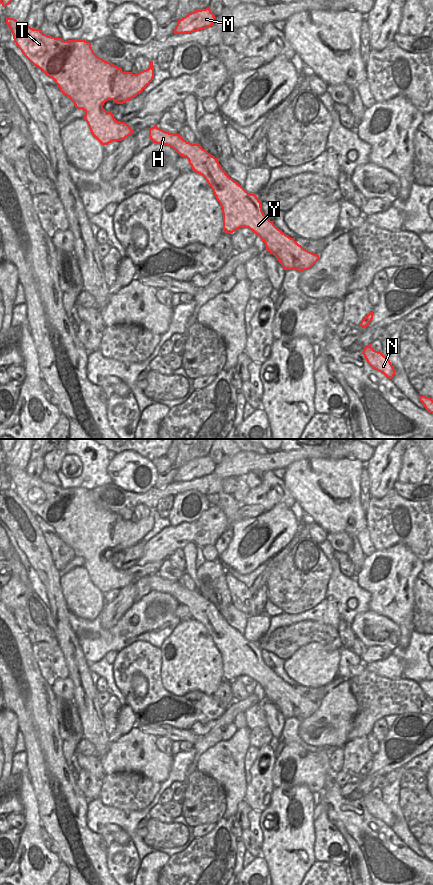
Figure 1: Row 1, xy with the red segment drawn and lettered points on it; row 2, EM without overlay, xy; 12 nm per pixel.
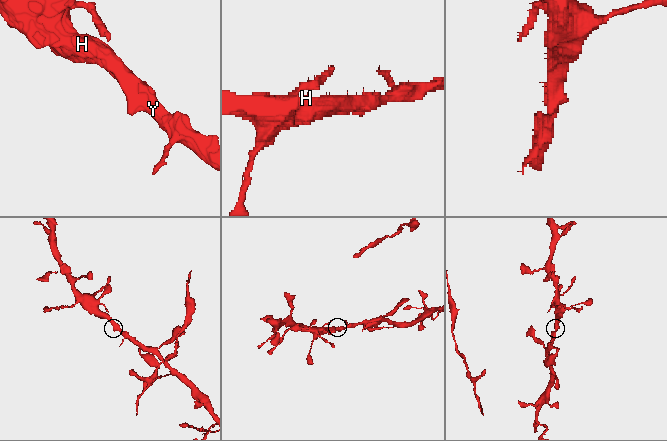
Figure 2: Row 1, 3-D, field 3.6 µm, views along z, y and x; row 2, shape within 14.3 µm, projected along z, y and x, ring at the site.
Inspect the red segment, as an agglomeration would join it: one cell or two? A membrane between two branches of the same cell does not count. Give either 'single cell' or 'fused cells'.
single cell

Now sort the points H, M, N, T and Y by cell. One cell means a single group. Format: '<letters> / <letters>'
H M N T Y

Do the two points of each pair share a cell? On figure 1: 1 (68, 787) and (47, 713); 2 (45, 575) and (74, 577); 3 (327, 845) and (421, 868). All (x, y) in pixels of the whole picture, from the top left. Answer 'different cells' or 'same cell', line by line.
1: same cell
2: different cells
3: different cells

